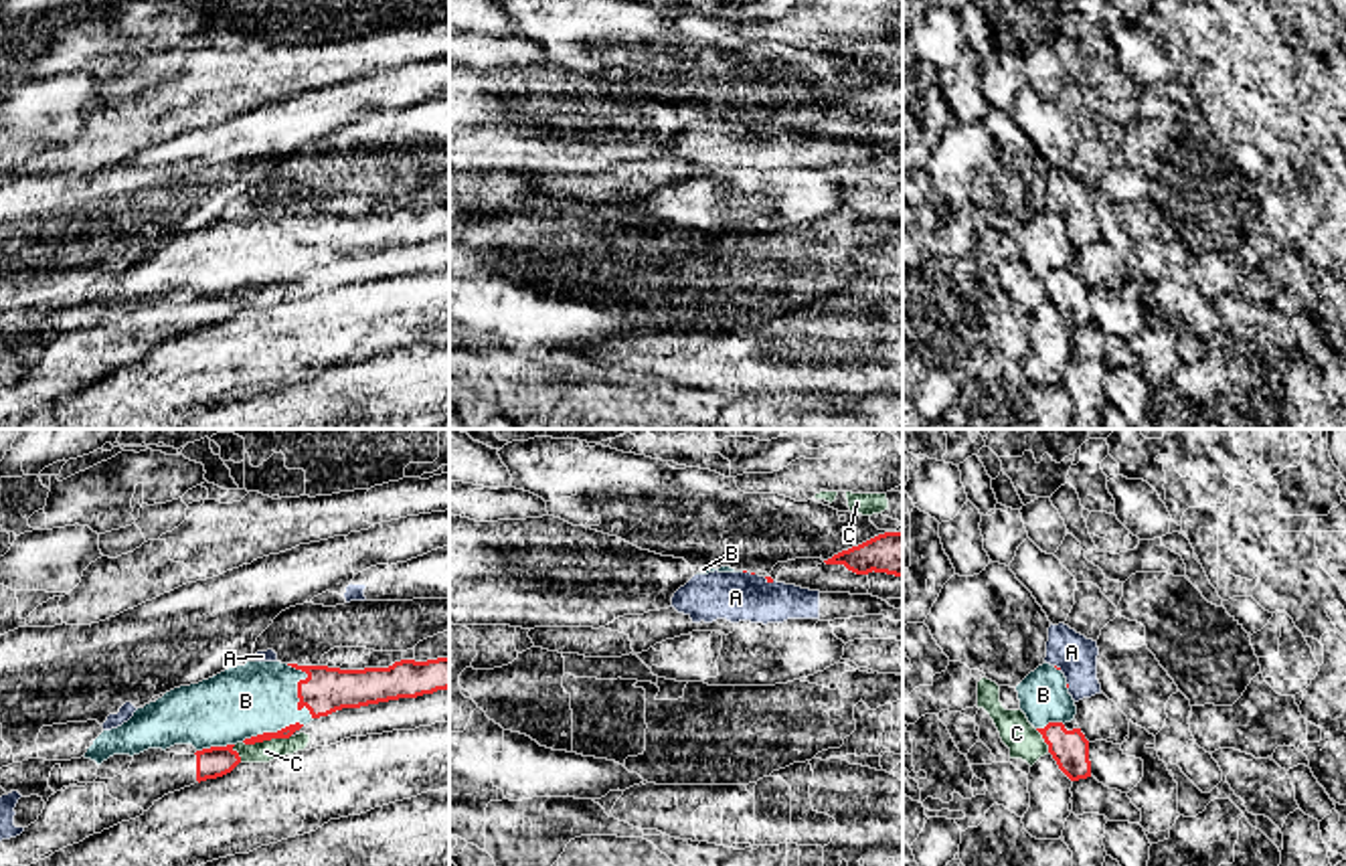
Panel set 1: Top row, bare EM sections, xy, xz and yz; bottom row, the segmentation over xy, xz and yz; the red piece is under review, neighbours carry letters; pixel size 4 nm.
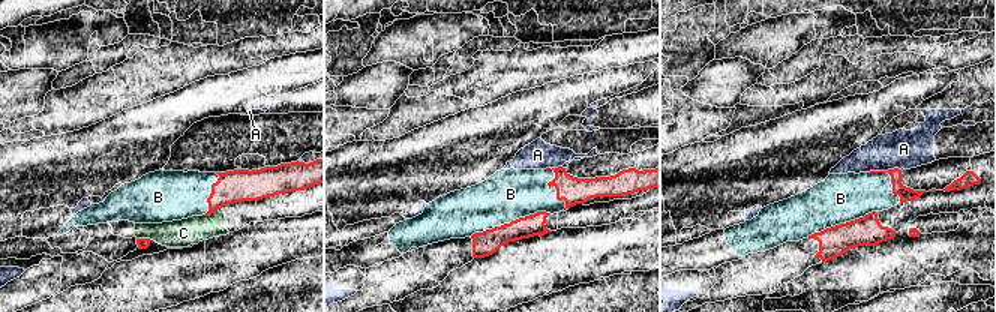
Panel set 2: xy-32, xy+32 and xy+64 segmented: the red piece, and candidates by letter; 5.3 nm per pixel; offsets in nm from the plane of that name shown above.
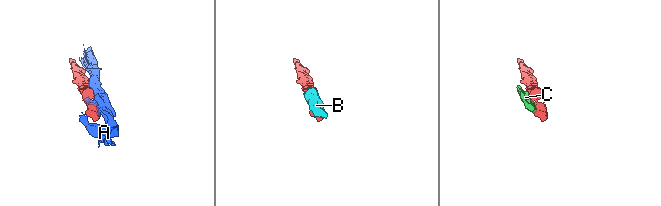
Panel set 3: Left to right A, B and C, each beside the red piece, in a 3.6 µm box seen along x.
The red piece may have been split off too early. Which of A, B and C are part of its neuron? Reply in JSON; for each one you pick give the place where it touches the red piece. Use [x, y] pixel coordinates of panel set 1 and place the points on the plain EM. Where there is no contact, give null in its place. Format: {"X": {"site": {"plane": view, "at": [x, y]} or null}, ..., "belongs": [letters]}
{"B": {"site": {"plane": "xy", "at": [298, 235]}}, "belongs": ["B"]}

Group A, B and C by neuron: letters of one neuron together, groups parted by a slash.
A / B / C

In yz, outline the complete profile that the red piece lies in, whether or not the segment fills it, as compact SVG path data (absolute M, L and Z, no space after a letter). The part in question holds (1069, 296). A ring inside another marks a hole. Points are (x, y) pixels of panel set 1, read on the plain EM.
M1044 208L1016 233L1016 239L1020 257L1042 281L1059 316L1071 328L1091 324L1089 287L1081 275L1065 275L1075 267L1077 253L1061 214Z

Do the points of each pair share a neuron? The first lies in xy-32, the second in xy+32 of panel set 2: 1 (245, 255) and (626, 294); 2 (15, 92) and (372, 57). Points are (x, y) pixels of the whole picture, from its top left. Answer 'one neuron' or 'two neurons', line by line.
1: two neurons
2: two neurons

